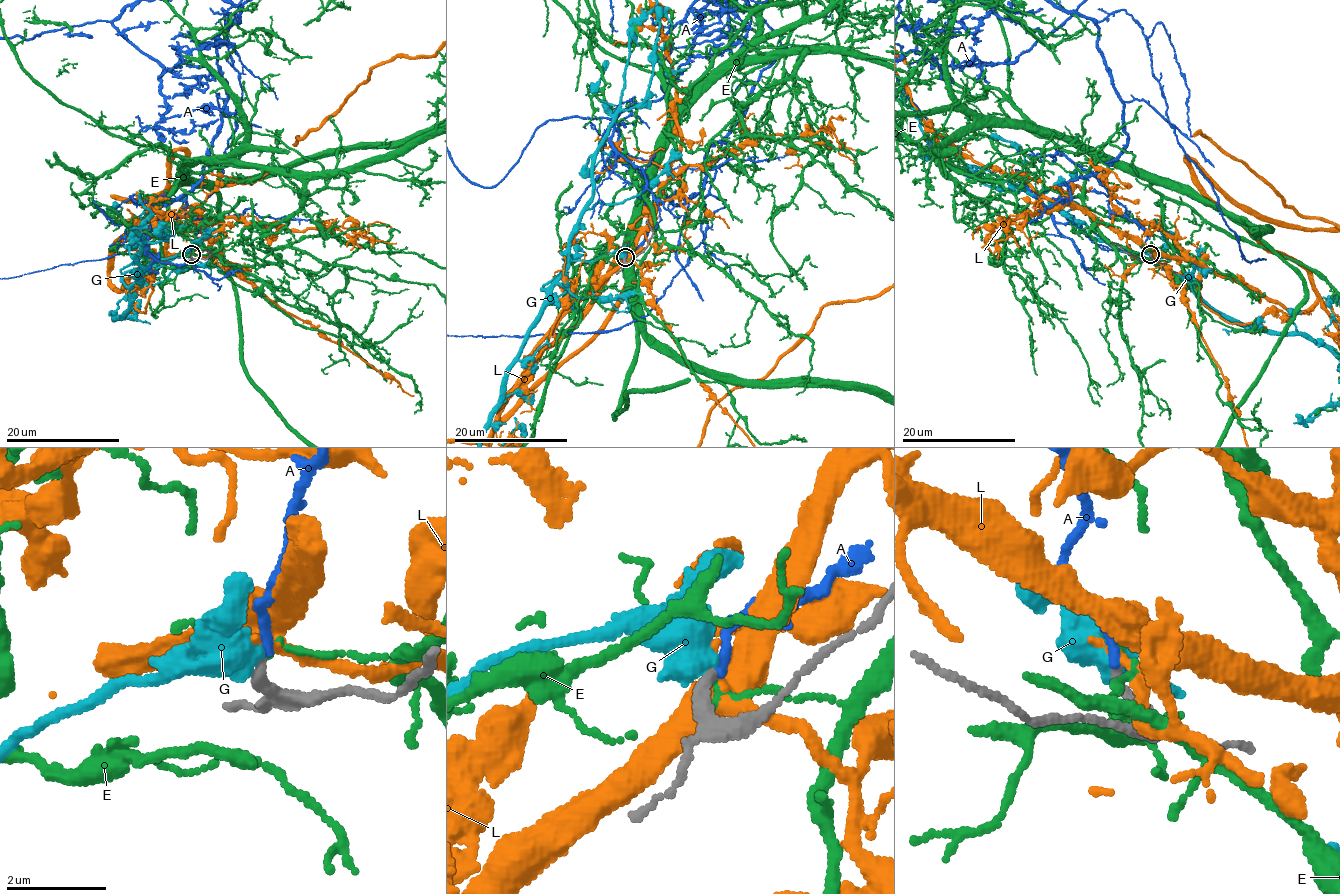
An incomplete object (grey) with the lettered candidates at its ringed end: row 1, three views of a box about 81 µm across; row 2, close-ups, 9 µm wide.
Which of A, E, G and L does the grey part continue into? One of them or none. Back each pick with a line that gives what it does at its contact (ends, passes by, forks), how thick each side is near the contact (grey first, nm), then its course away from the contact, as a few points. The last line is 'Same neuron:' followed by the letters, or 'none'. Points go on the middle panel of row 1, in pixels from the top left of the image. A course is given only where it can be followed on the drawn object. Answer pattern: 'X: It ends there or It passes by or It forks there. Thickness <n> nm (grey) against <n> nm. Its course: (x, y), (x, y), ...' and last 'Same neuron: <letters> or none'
A: It ends there. Thickness 200 nm (grey) against 180 nm
Same neuron: A

